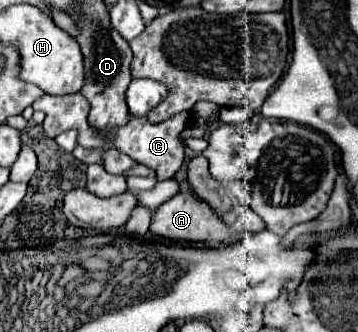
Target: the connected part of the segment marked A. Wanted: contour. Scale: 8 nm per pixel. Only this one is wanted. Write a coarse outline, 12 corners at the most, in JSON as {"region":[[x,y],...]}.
{"region":[[193,193],[153,215],[157,239],[221,247],[229,227]]}

